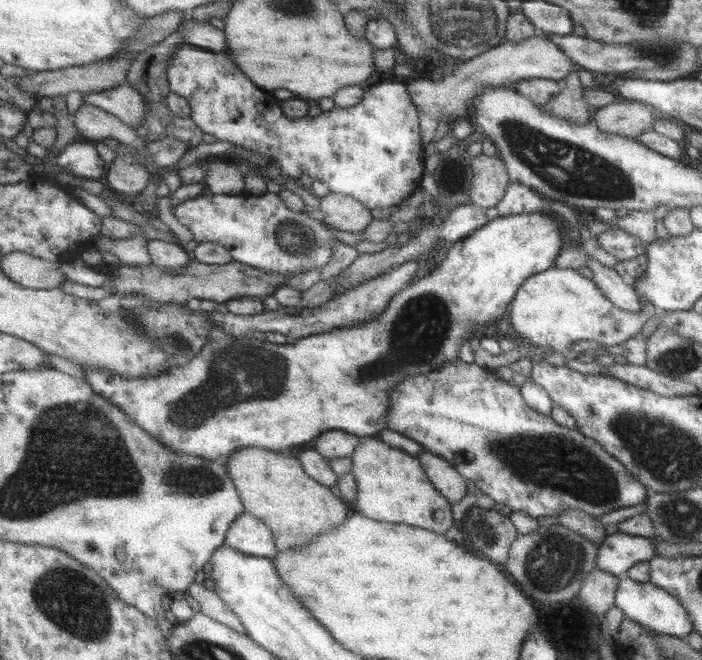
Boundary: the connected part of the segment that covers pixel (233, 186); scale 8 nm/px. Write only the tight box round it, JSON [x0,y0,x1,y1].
[206,157,246,195]

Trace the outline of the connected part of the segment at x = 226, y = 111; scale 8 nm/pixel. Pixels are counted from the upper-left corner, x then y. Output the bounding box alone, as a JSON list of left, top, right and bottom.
[169,43,426,208]

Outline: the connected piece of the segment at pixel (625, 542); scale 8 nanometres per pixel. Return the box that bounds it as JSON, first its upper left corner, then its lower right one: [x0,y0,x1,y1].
[596,532,656,577]

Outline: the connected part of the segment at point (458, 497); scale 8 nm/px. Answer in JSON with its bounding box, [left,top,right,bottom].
[418,449,468,502]

